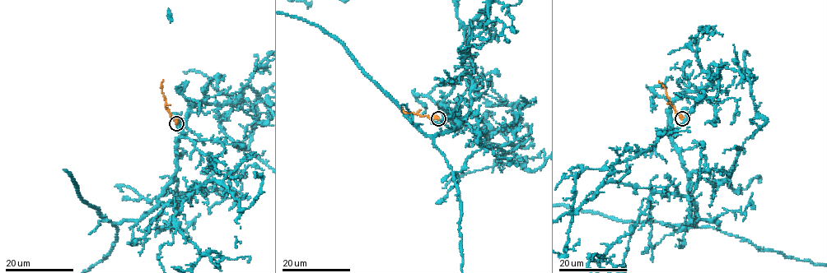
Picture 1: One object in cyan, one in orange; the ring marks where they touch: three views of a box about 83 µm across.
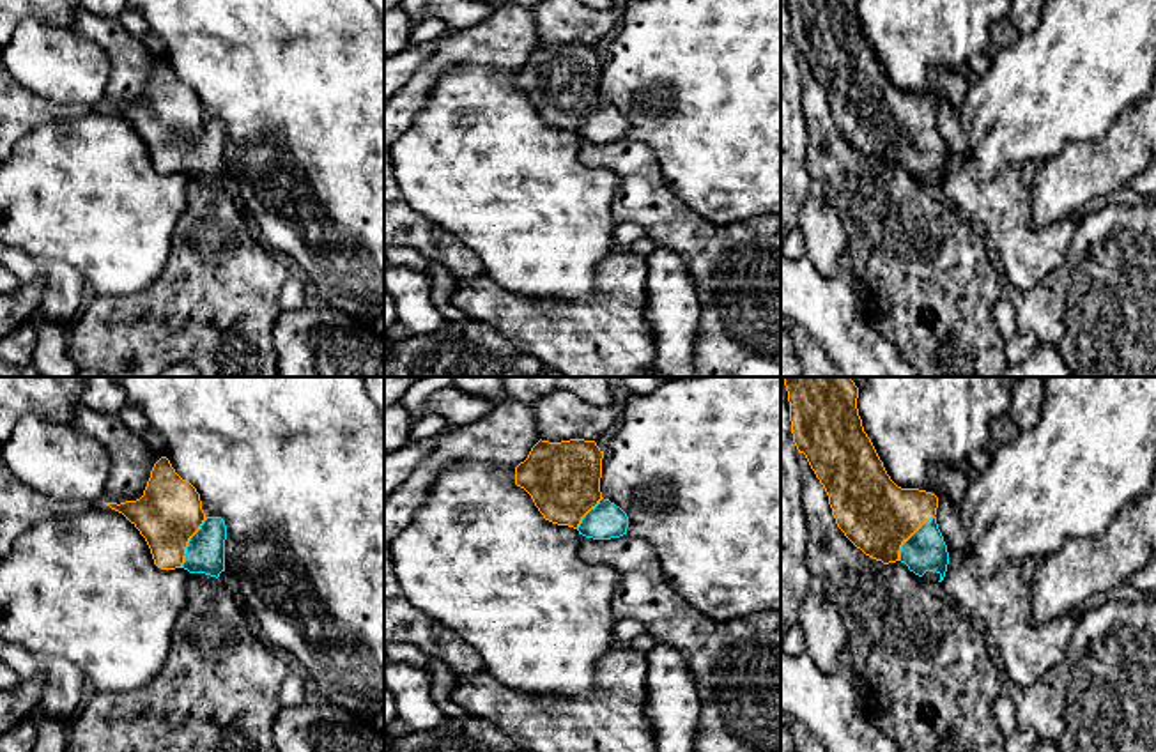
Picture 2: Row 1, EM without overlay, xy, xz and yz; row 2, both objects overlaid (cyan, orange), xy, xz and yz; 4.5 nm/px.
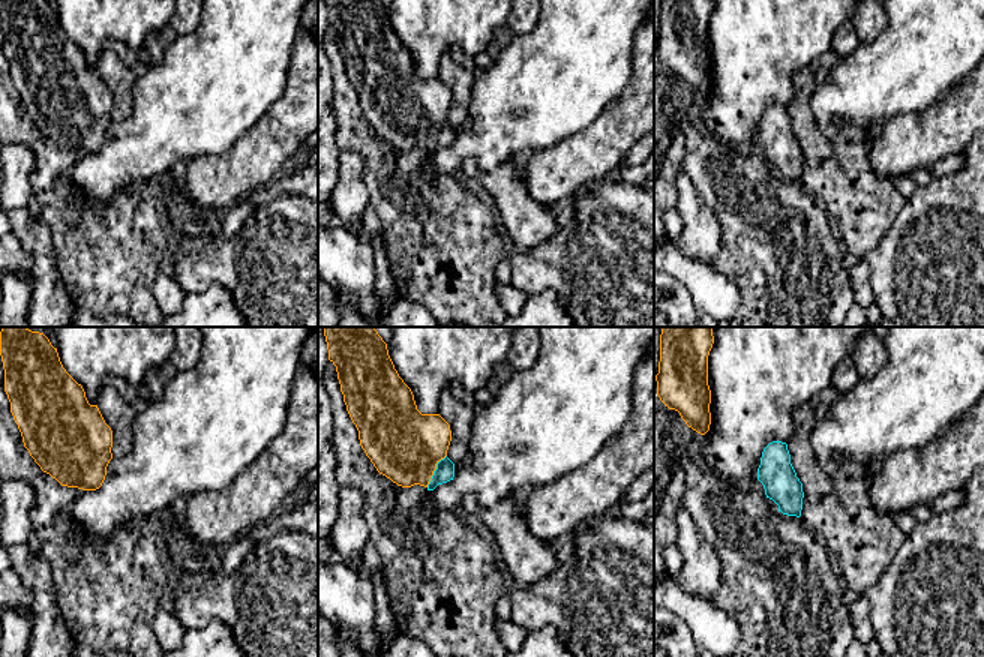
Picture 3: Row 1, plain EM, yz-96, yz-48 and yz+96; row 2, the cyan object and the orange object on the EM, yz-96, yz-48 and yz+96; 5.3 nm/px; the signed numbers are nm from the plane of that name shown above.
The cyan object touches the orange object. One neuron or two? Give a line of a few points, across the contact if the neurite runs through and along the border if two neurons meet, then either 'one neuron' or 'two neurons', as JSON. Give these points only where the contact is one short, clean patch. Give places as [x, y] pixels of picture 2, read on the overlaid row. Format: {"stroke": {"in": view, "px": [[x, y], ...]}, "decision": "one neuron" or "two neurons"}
{"stroke": {"in": "xy", "px": [[206, 549], [188, 542], [176, 529], [169, 514]]}, "decision": "one neuron"}

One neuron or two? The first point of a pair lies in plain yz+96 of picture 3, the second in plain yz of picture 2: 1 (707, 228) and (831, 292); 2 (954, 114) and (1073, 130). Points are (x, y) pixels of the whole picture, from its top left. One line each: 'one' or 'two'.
1: two
2: two

